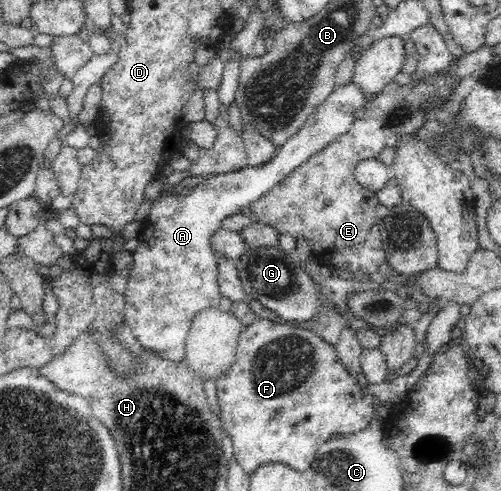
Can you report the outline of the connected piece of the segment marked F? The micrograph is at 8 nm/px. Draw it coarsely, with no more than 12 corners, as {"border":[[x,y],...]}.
{"border":[[256,318],[215,382],[248,475],[304,472],[378,399],[315,330]]}

